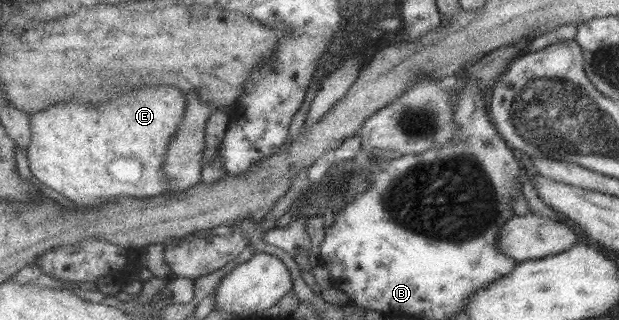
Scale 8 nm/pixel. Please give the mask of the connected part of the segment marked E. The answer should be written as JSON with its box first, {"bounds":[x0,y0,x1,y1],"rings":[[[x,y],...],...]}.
{"bounds":[26,88,186,206],"rings":[[[140,88],[136,92],[114,98],[100,108],[84,108],[82,104],[56,104],[44,112],[30,116],[30,144],[26,158],[32,178],[63,202],[79,206],[100,206],[116,196],[150,197],[166,190],[166,177],[160,171],[164,152],[182,122],[186,100],[176,88]]]}

